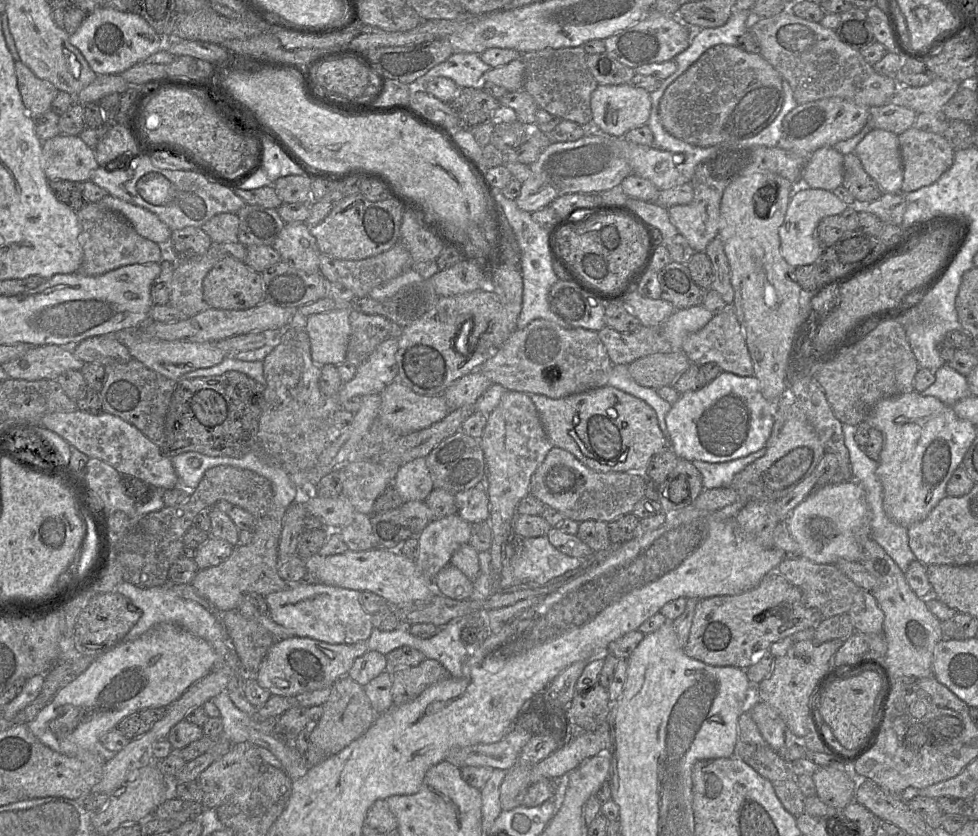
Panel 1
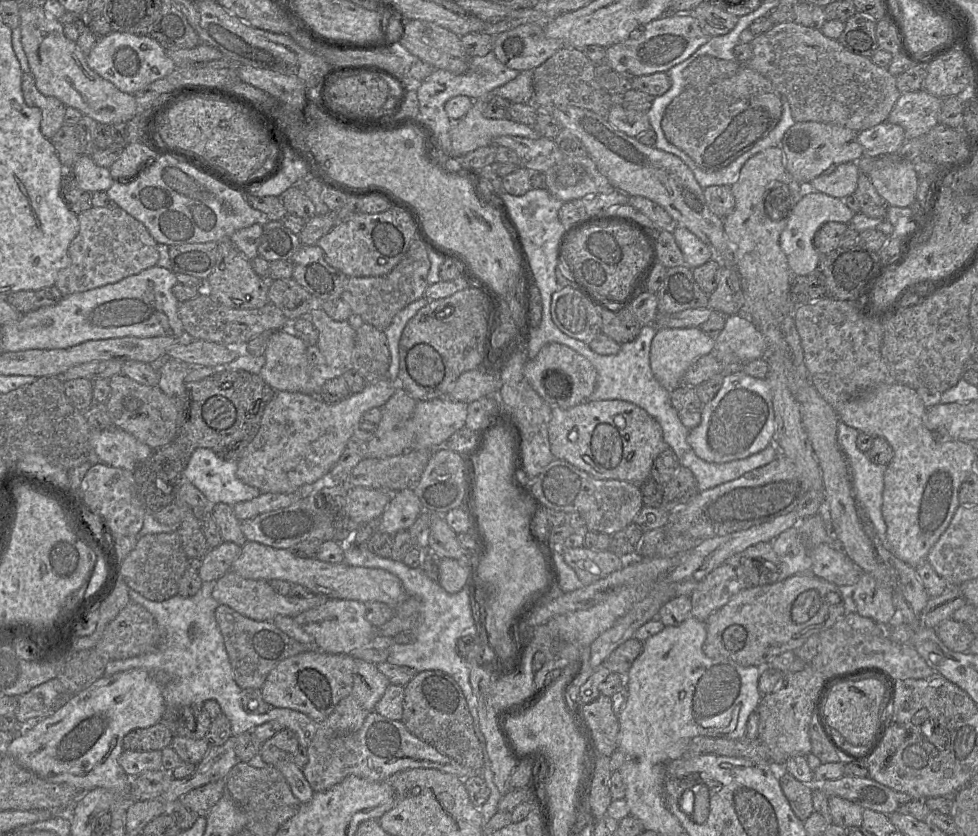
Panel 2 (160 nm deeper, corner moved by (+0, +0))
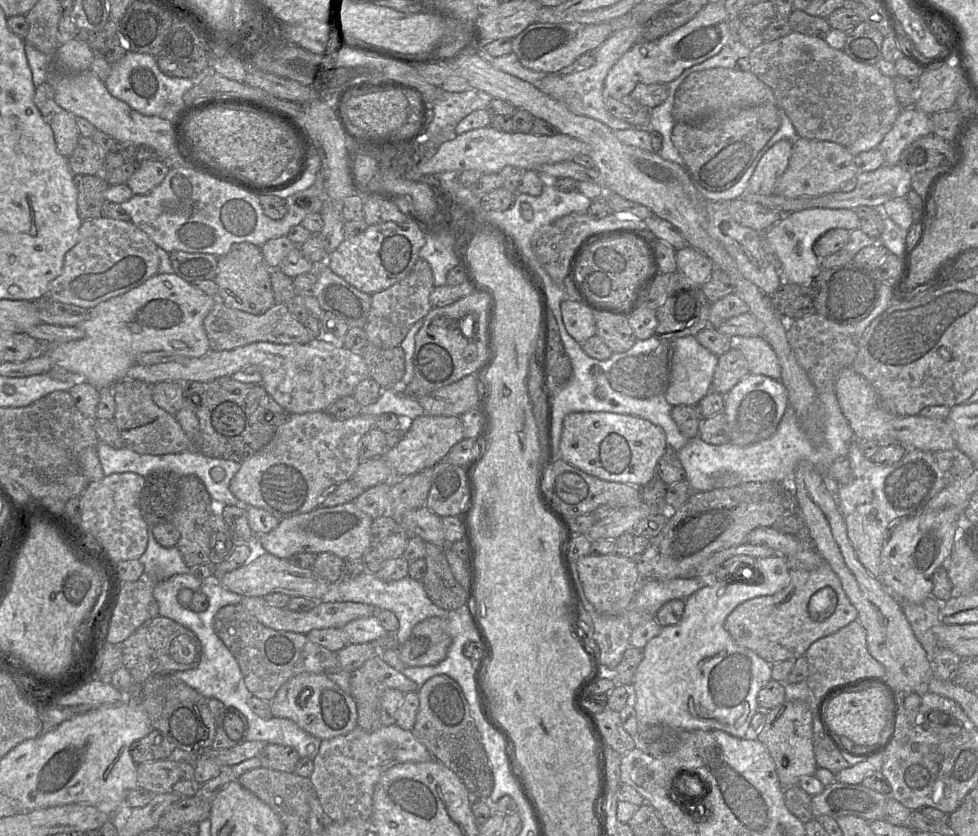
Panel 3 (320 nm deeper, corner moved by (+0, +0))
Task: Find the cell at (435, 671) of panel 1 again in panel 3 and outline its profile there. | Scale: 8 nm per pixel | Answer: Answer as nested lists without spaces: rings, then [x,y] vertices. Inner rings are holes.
[[[437,675],[418,687],[417,694],[419,707],[412,734],[435,760],[458,776],[473,797],[487,799],[493,789],[493,774],[461,687],[446,675]]]

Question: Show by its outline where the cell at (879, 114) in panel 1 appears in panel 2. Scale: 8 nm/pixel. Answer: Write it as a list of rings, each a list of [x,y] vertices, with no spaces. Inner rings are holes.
[[[889,121],[859,132],[859,142],[866,158],[877,158],[897,152],[906,141],[904,129]]]

